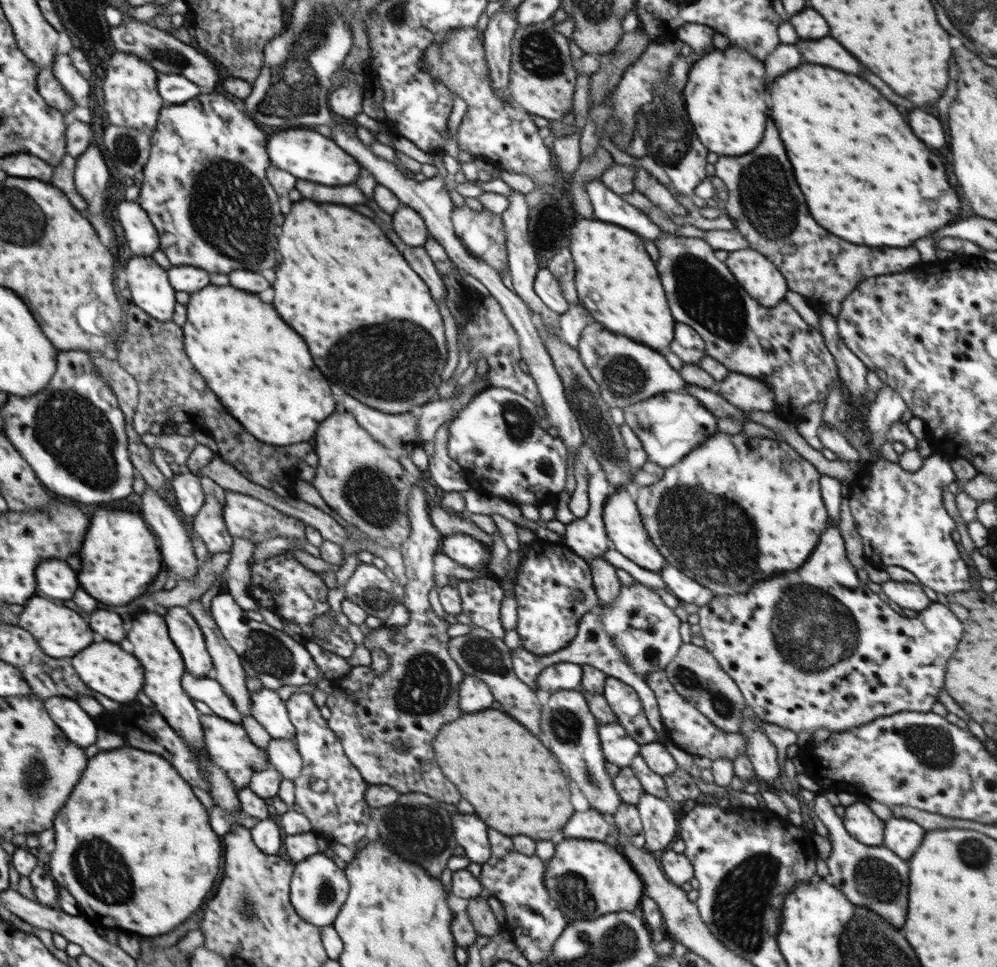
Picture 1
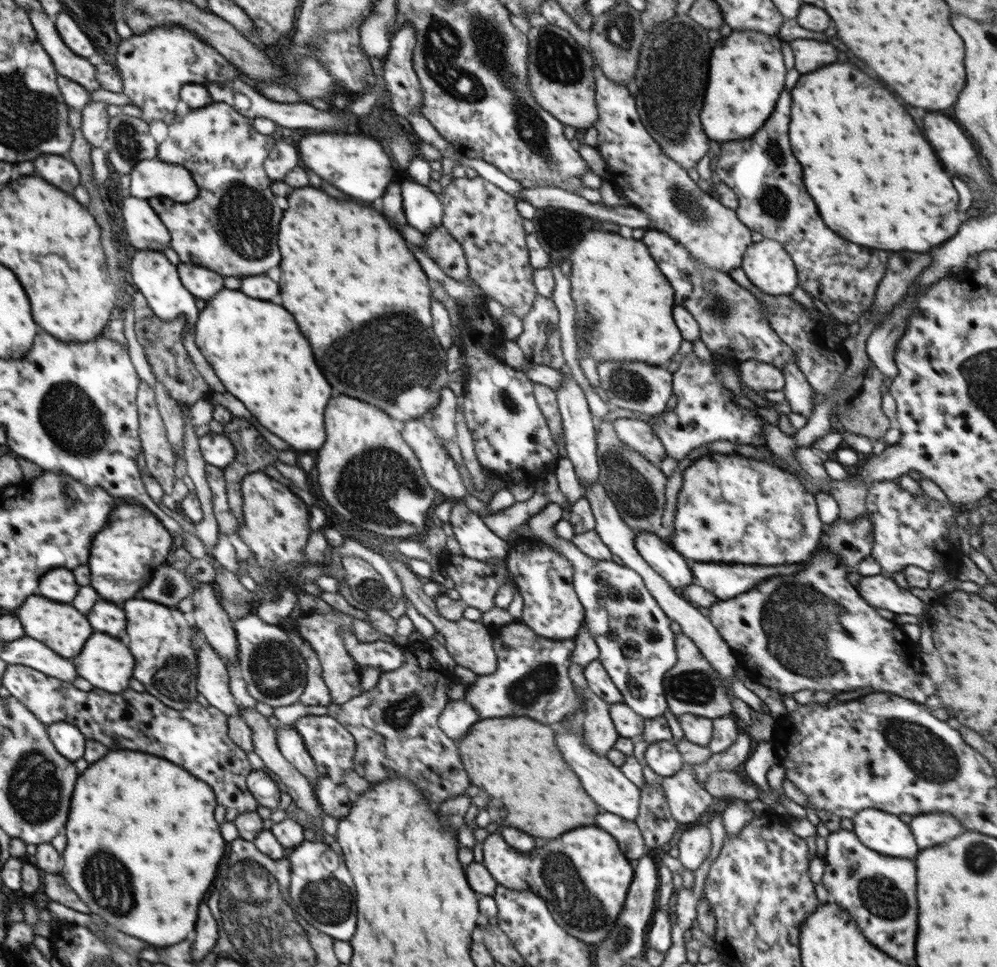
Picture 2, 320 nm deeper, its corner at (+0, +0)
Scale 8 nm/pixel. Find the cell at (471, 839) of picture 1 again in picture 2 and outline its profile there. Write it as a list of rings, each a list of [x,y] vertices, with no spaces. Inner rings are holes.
[[[584,826],[562,834],[556,840],[550,840],[544,848],[540,848],[538,858],[530,858],[519,850],[513,849],[498,834],[490,833],[483,842],[483,865],[490,871],[497,884],[512,889],[528,888],[548,903],[548,910],[568,934],[578,938],[587,945],[602,942],[608,934],[608,924],[614,922],[624,906],[628,886],[631,885],[634,871],[633,862],[620,852],[616,839],[603,828]]]

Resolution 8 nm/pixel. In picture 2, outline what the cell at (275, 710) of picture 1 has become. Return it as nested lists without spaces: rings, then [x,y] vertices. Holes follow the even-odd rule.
[[[290,726],[276,728],[277,745],[284,758],[299,770],[314,786],[319,772],[313,756],[308,752],[302,735]]]

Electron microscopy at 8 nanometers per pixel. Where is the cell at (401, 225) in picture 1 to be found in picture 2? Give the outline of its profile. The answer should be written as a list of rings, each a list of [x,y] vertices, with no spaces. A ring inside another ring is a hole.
[[[413,179],[406,180],[401,185],[401,196],[408,225],[422,234],[430,234],[434,228],[442,225],[443,205],[428,187]]]

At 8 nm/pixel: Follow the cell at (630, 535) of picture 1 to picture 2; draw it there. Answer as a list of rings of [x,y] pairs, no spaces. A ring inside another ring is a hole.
[[[644,530],[637,533],[635,545],[644,560],[676,590],[693,583],[690,563],[668,540]]]

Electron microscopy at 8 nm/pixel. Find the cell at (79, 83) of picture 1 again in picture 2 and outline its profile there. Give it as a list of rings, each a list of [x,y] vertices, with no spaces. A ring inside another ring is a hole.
[[[64,9],[53,19],[59,35],[66,43],[66,46],[74,51],[74,54],[87,59],[96,54],[95,43],[91,41],[91,38],[84,30],[80,29],[80,26],[73,18],[73,14]]]

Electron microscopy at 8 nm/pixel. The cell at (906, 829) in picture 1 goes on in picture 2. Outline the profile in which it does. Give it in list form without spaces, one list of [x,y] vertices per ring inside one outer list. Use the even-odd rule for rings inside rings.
[[[948,813],[919,814],[910,822],[912,834],[919,848],[930,848],[936,844],[944,844],[946,840],[956,838],[967,828]]]

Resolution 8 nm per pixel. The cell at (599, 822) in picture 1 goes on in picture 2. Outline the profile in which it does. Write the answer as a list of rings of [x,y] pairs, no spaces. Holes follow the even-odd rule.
[[[603,811],[596,816],[596,826],[600,826],[616,839],[620,844],[620,850],[624,852],[626,858],[630,858],[631,862],[649,853],[641,830],[634,821]]]

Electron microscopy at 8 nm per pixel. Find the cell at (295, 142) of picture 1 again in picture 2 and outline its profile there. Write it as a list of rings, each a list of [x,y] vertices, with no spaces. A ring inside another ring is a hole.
[[[318,133],[304,135],[299,140],[300,162],[308,170],[314,170],[320,178],[336,186],[348,196],[360,200],[382,198],[394,178],[393,160],[383,141],[366,138],[362,134]]]

